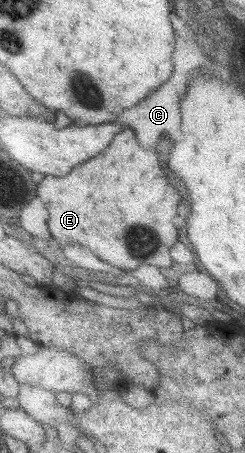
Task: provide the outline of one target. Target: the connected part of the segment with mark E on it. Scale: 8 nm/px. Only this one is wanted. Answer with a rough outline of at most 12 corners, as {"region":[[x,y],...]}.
{"region":[[123,127],[35,195],[49,235],[170,266],[180,196]]}

